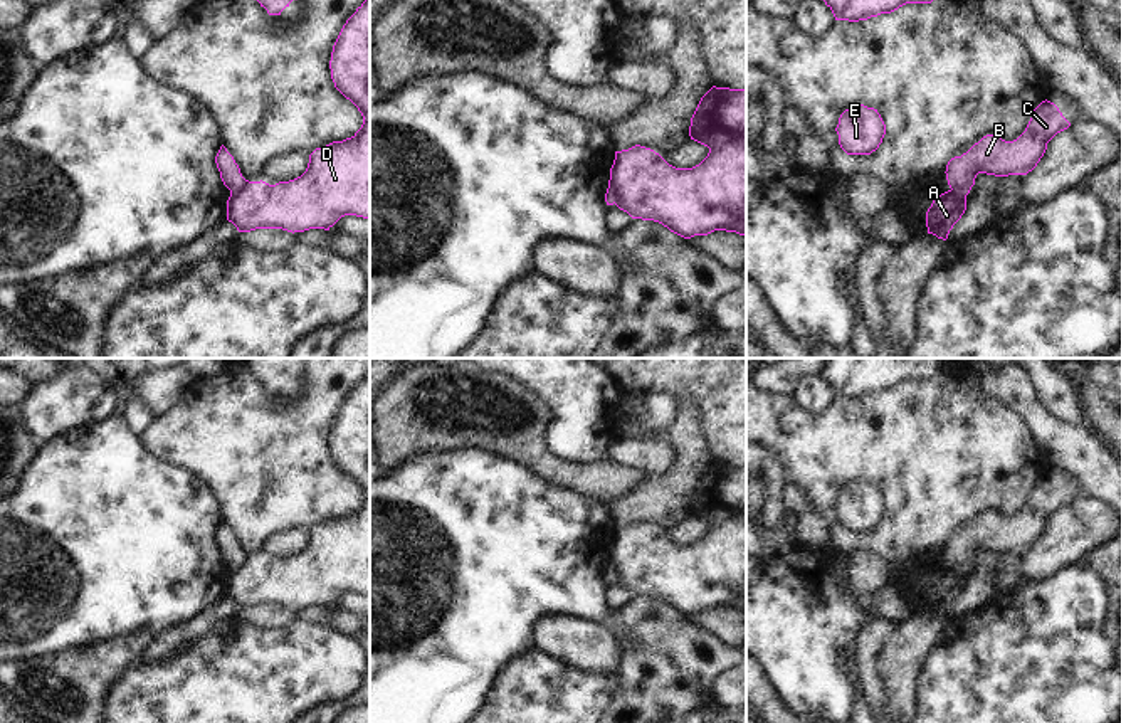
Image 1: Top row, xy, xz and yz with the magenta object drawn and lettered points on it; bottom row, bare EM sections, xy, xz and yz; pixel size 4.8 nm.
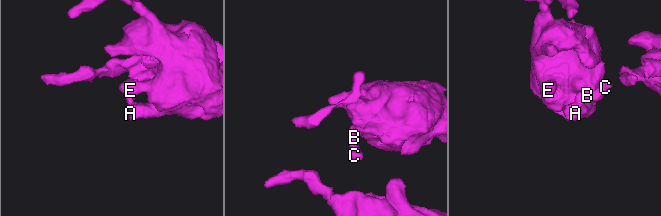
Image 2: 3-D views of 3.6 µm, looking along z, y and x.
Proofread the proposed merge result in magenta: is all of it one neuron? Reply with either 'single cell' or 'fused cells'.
fused cells

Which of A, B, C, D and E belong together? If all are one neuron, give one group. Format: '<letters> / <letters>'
A D E / B C

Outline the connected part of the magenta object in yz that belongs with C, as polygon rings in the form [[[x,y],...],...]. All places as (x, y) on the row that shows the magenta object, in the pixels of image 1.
[[[1042,101],[1025,128],[1013,141],[987,135],[961,156],[946,165],[951,190],[968,195],[978,173],[1008,177],[1032,172],[1047,150],[1047,143],[1071,123],[1050,101]]]

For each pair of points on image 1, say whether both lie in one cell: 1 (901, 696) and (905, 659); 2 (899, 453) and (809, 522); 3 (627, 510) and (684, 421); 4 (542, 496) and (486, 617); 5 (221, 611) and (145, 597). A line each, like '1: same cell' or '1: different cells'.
1: same cell
2: different cells
3: same cell
4: same cell
5: different cells

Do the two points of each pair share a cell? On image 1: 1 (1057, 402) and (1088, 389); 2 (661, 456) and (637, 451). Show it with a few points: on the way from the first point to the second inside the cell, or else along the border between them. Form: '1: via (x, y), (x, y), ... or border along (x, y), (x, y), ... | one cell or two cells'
1: border along (1076, 384), (1089, 422) | two cells
2: via (656, 456), (642, 454) | one cell

